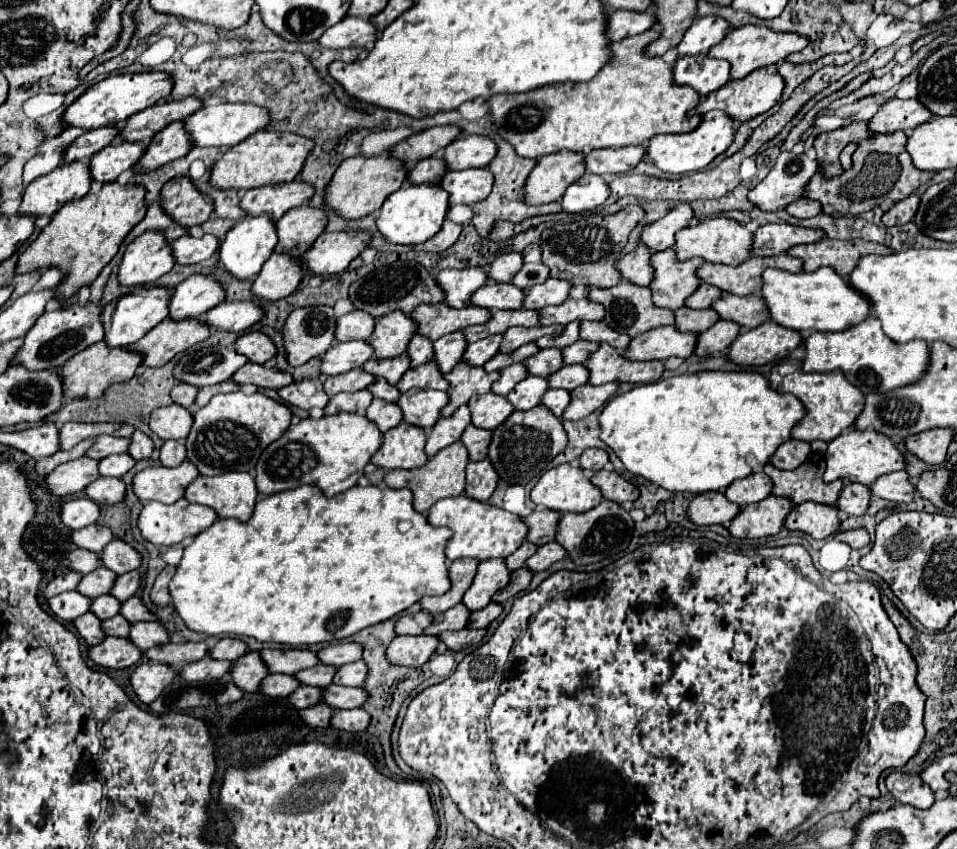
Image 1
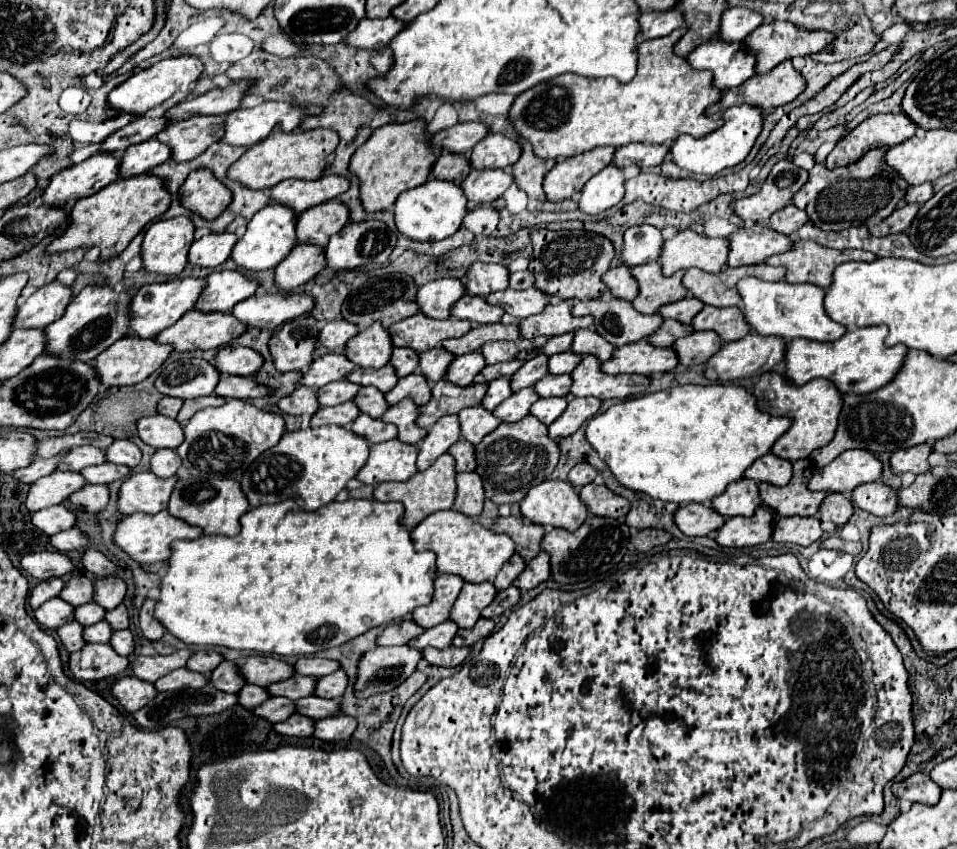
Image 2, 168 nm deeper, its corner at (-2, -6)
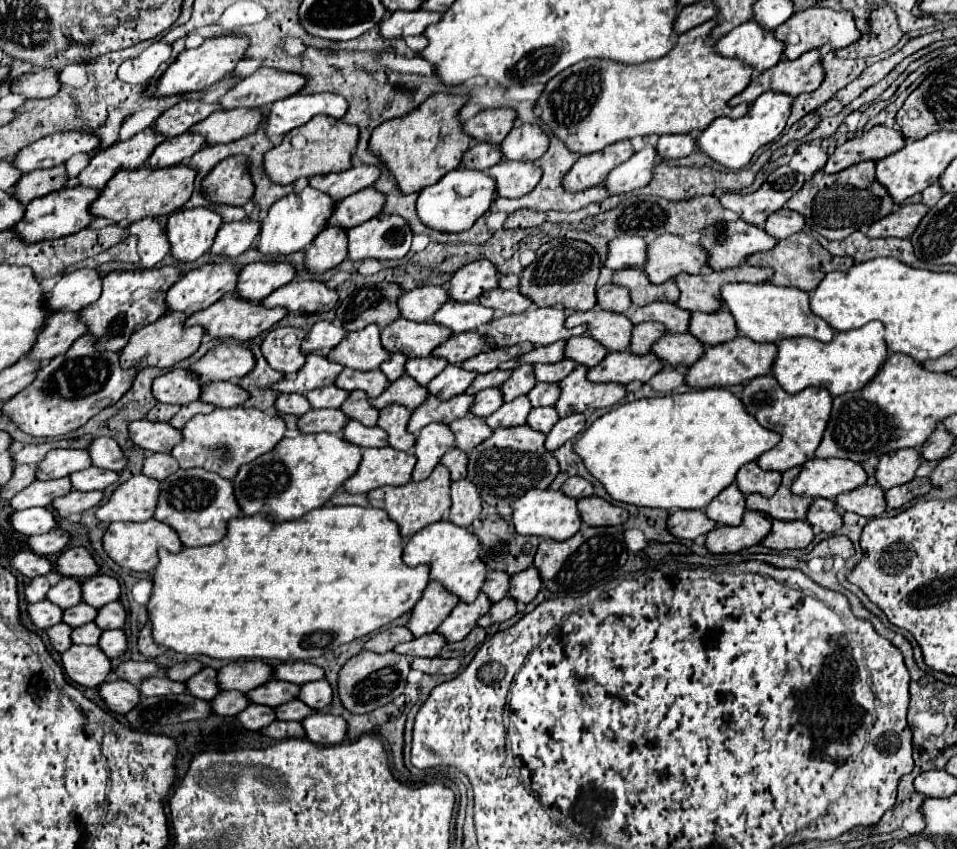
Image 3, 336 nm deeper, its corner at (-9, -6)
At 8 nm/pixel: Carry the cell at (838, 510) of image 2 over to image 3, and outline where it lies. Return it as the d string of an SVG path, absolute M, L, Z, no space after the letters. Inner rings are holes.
M814 499L812 507L808 507L806 521L810 525L820 527L820 531L824 531L824 533L834 533L836 529L842 527L842 517L840 517L834 501L828 501L828 499Z

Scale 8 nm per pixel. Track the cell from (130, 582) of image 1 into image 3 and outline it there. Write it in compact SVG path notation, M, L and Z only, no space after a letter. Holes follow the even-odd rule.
M94 575L82 581L82 601L100 609L120 597L120 583L108 575Z

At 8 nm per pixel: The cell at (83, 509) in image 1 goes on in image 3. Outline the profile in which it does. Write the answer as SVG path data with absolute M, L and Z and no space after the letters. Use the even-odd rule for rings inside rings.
M24 509L24 511L14 511L10 517L12 527L22 533L22 535L36 535L36 533L46 533L56 527L54 513L50 509Z

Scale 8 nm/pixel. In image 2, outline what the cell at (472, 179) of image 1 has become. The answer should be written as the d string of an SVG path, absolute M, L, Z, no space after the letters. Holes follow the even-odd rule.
M471 169L471 173L461 181L461 189L469 201L469 209L475 205L491 203L503 195L503 191L513 183L513 177L503 169Z

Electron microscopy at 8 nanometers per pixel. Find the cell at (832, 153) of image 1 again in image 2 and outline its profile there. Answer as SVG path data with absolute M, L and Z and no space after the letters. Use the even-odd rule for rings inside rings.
M889 147L867 151L855 165L837 169L827 169L825 165L817 163L809 171L809 181L795 193L793 205L807 211L809 219L825 231L841 231L853 225L863 225L881 209L883 217L887 217L905 199L907 189L907 183L901 181L901 175L897 175L897 171L885 163L887 151Z

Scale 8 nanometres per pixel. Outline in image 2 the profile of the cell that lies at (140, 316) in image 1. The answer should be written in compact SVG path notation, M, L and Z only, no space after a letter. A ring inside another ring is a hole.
M173 279L167 283L145 285L137 291L137 295L129 303L129 335L137 335L143 339L153 339L159 331L171 327L183 313L193 309L199 293L205 287L205 279Z

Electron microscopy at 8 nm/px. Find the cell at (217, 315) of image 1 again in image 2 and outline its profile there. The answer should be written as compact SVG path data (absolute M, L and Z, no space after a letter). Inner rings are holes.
M255 293L245 301L239 301L231 313L239 319L245 327L257 329L277 329L279 325L309 313L313 307L313 299L309 295L267 295Z

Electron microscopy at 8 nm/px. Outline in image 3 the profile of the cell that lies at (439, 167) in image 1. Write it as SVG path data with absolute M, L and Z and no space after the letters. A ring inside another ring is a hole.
M476 143L464 155L462 165L478 169L478 171L484 171L484 169L490 169L492 165L500 163L502 157L504 155L500 151L500 143Z

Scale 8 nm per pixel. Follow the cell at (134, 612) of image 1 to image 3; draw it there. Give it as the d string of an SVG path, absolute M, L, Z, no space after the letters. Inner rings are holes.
M114 601L114 603L108 603L108 605L100 607L94 621L98 623L98 627L102 631L104 629L122 629L122 625L126 621L126 611L120 605L120 601Z

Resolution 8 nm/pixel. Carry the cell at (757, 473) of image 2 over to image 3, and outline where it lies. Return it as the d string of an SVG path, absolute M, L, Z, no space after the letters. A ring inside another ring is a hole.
M756 461L746 463L744 467L740 467L740 471L736 473L736 483L740 487L740 491L744 495L750 493L760 493L764 497L770 497L778 485L780 485L782 475L776 471L762 471Z

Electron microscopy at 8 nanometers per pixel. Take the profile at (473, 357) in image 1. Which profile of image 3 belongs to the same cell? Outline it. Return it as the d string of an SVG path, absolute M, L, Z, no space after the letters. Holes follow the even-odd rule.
M448 365L436 379L428 383L428 393L438 397L440 401L448 401L468 389L468 385L474 381L476 373L464 371L460 365Z

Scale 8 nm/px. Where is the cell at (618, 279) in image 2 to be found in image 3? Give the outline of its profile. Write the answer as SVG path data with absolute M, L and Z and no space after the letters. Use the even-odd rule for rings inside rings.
M602 285L596 289L596 299L598 299L598 307L604 311L614 311L614 313L626 313L628 307L632 305L628 289L618 287L618 285Z

